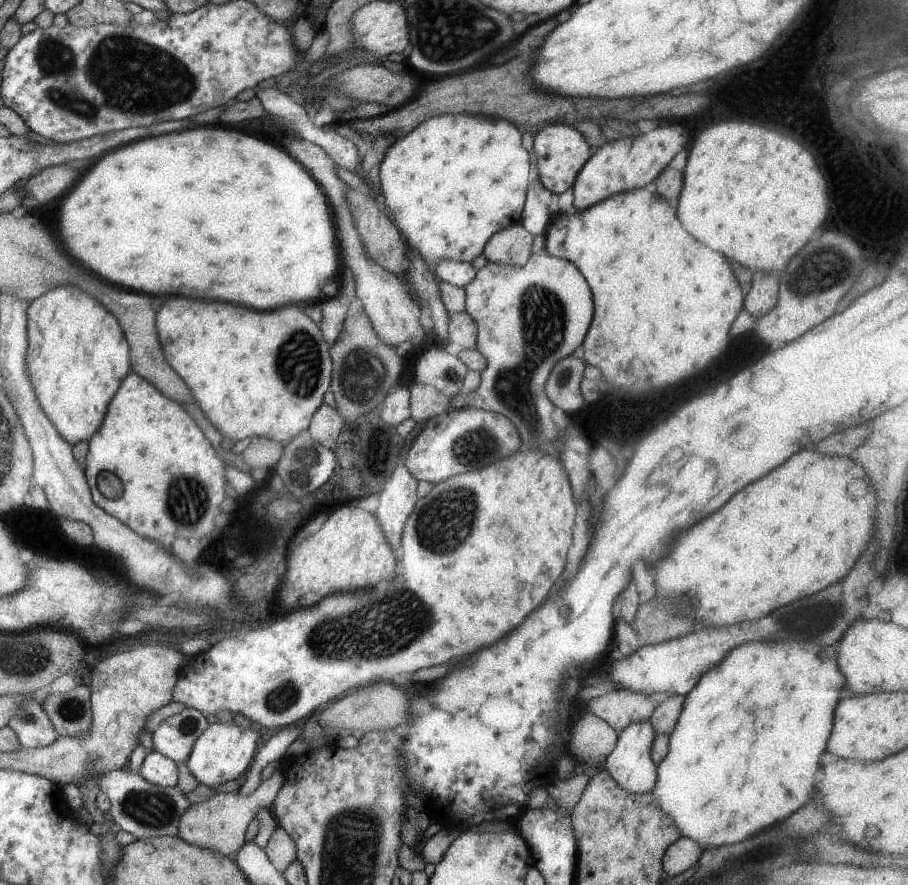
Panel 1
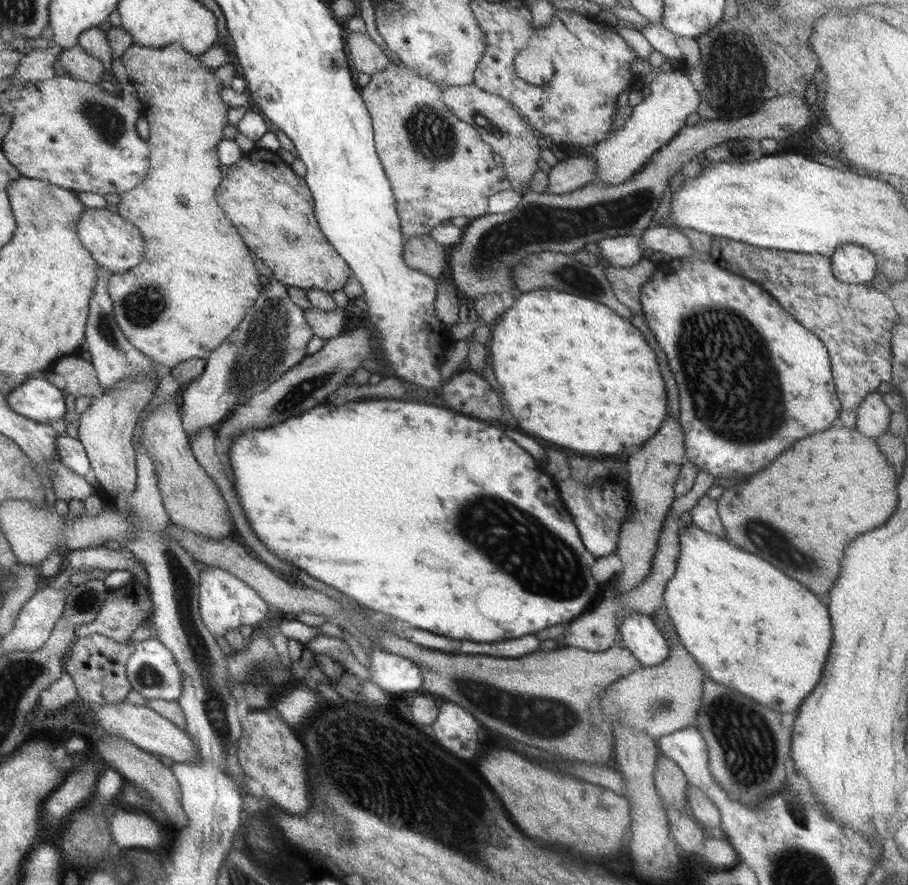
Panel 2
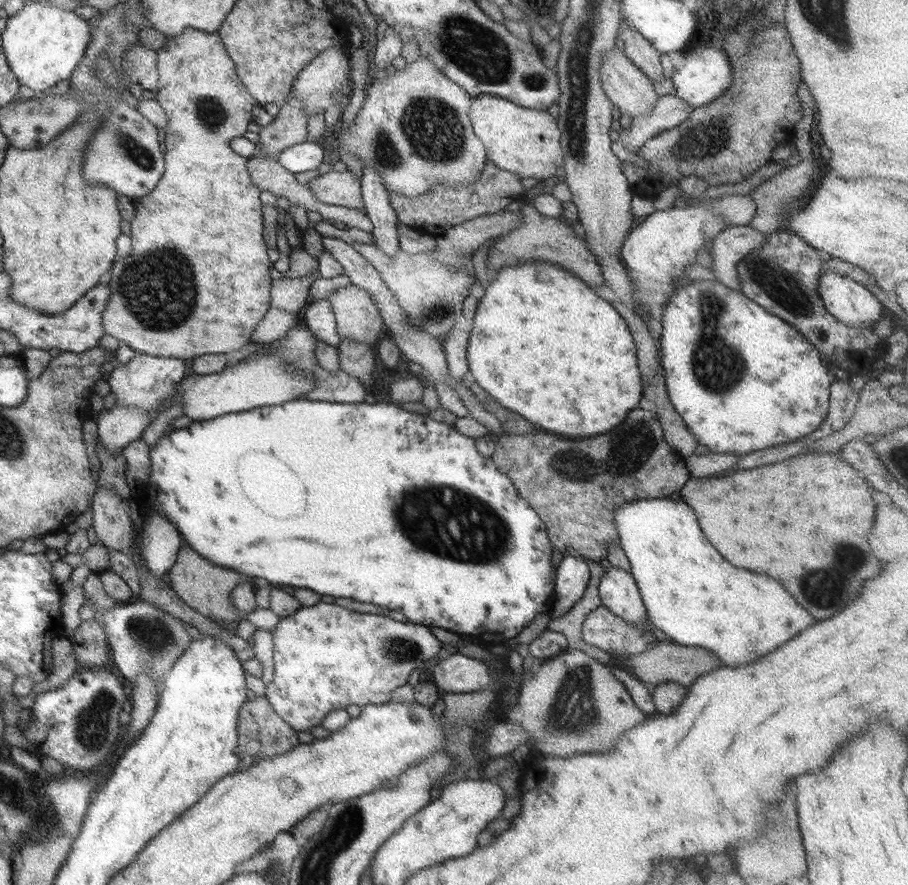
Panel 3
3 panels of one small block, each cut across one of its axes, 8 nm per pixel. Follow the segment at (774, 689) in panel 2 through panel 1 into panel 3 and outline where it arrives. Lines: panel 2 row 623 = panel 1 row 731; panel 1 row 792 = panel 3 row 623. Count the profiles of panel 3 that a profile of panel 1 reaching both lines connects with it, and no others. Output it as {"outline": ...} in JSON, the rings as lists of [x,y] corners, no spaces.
{"outline":[[[641,499],[620,504],[614,512],[618,545],[630,564],[630,575],[637,585],[646,620],[664,634],[668,642],[711,651],[722,666],[740,667],[775,650],[799,630],[811,626],[814,618],[799,608],[791,596],[771,578],[755,576],[727,564],[705,540],[693,510],[675,500]]]}

